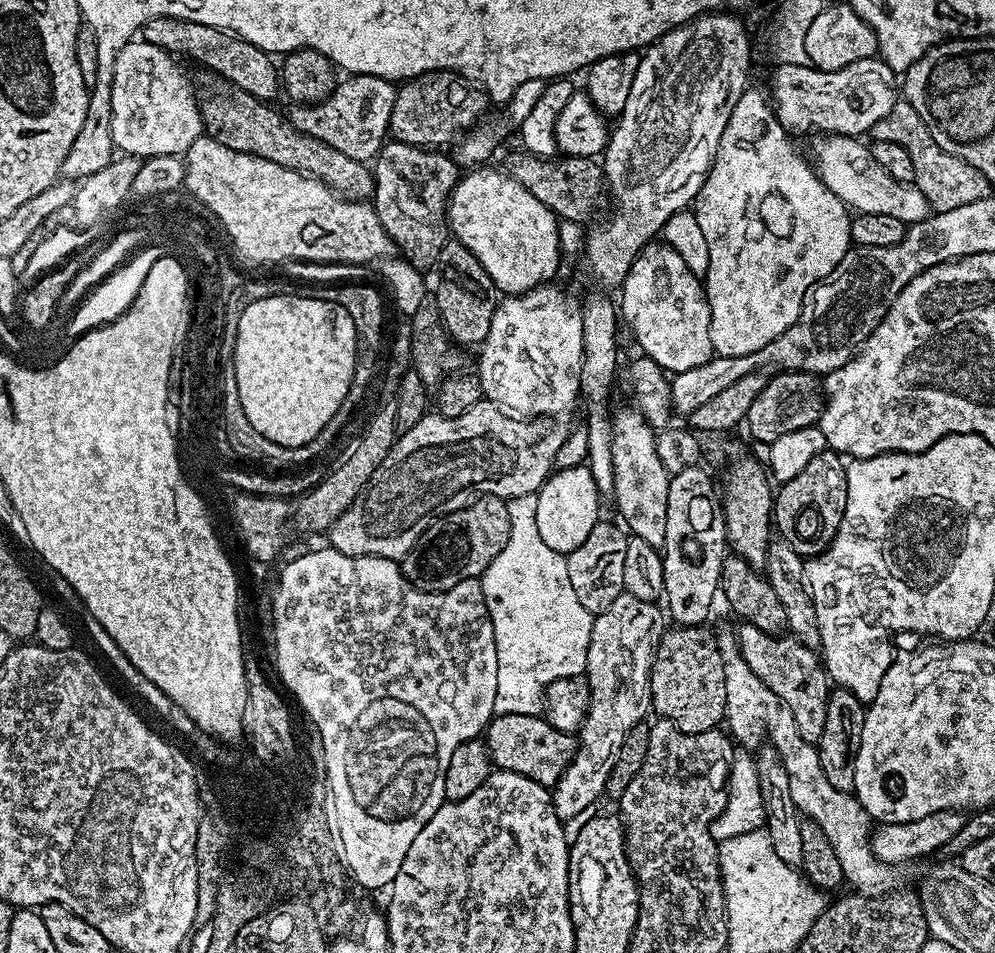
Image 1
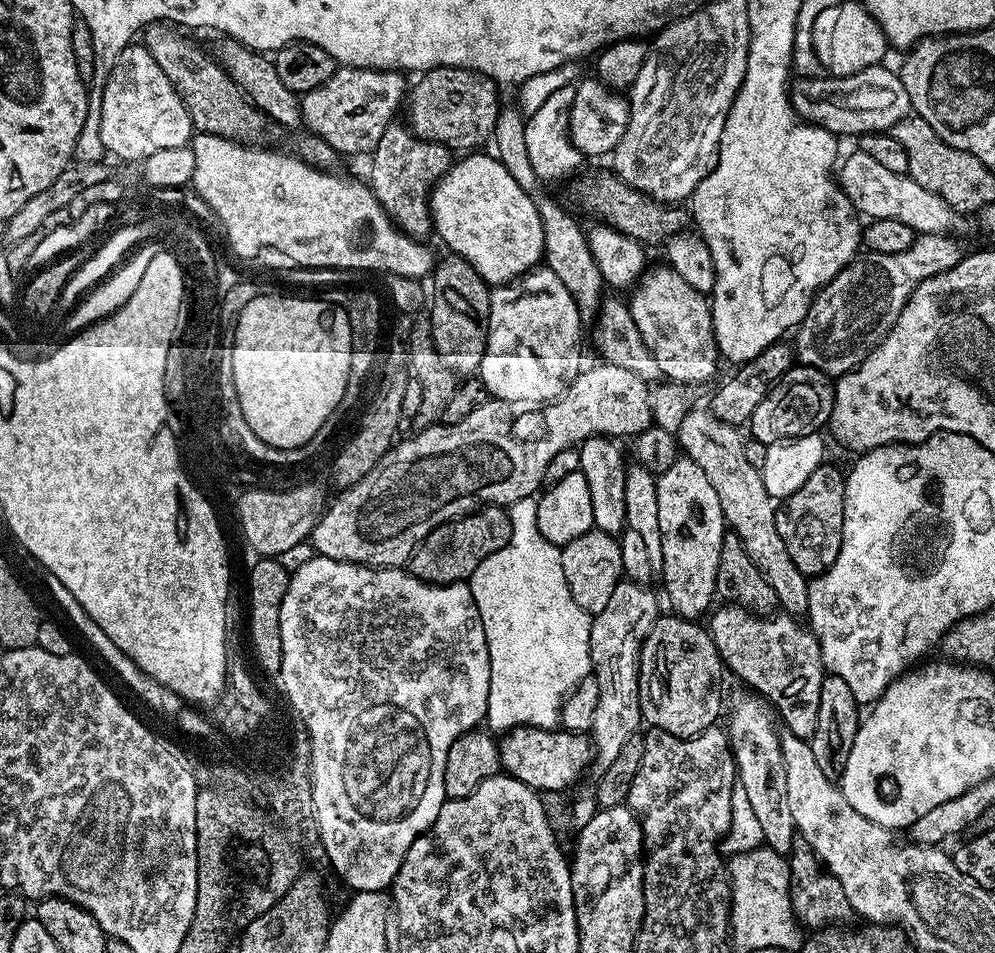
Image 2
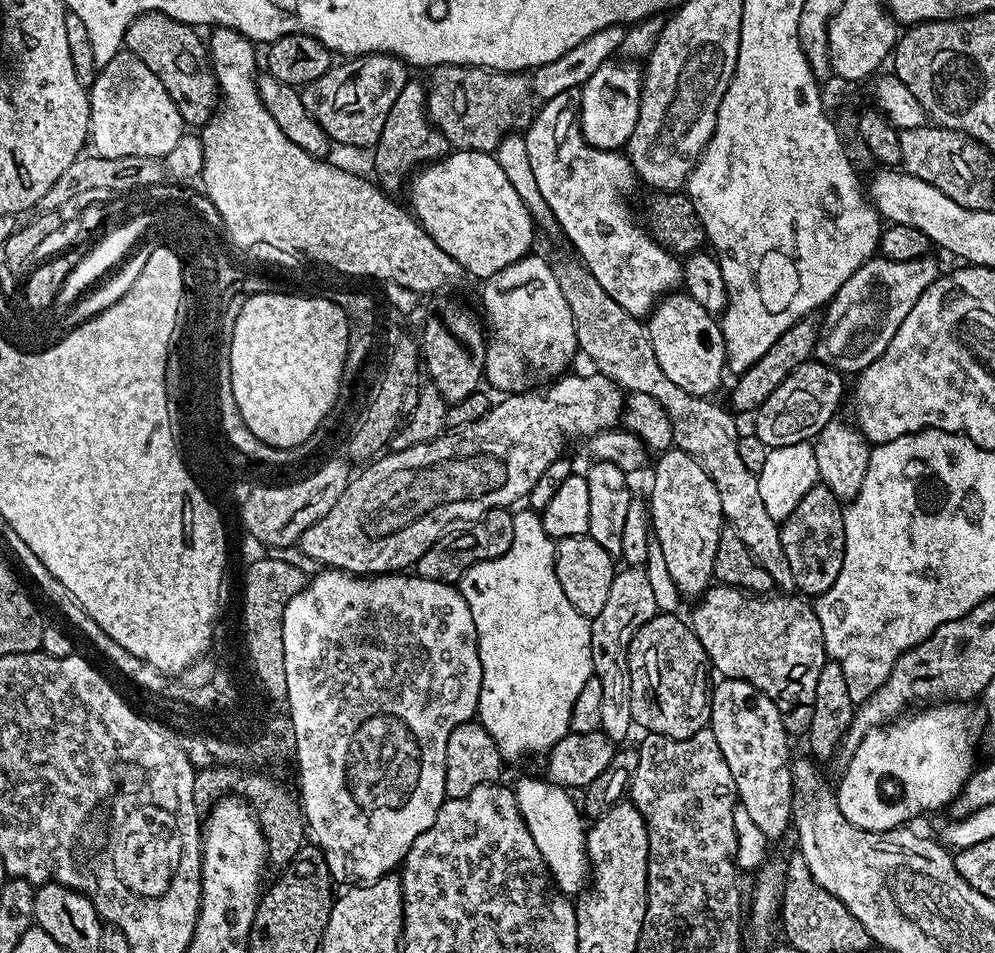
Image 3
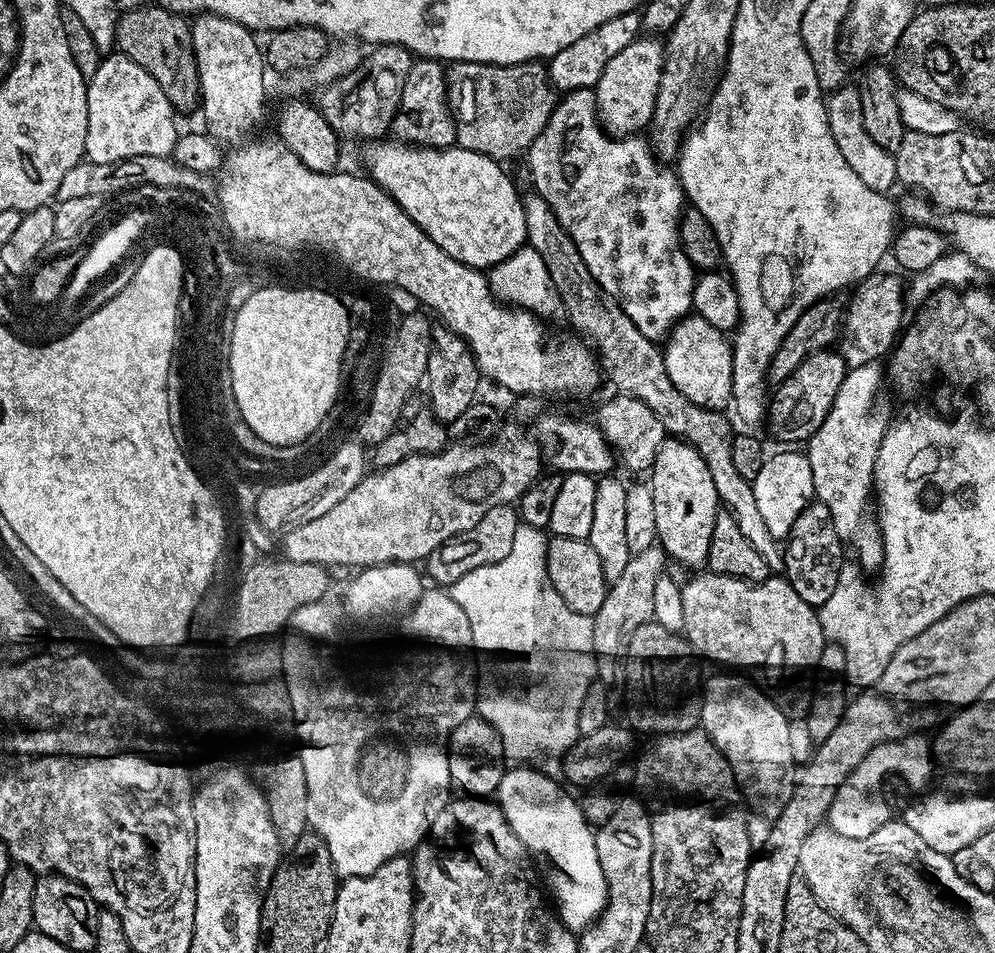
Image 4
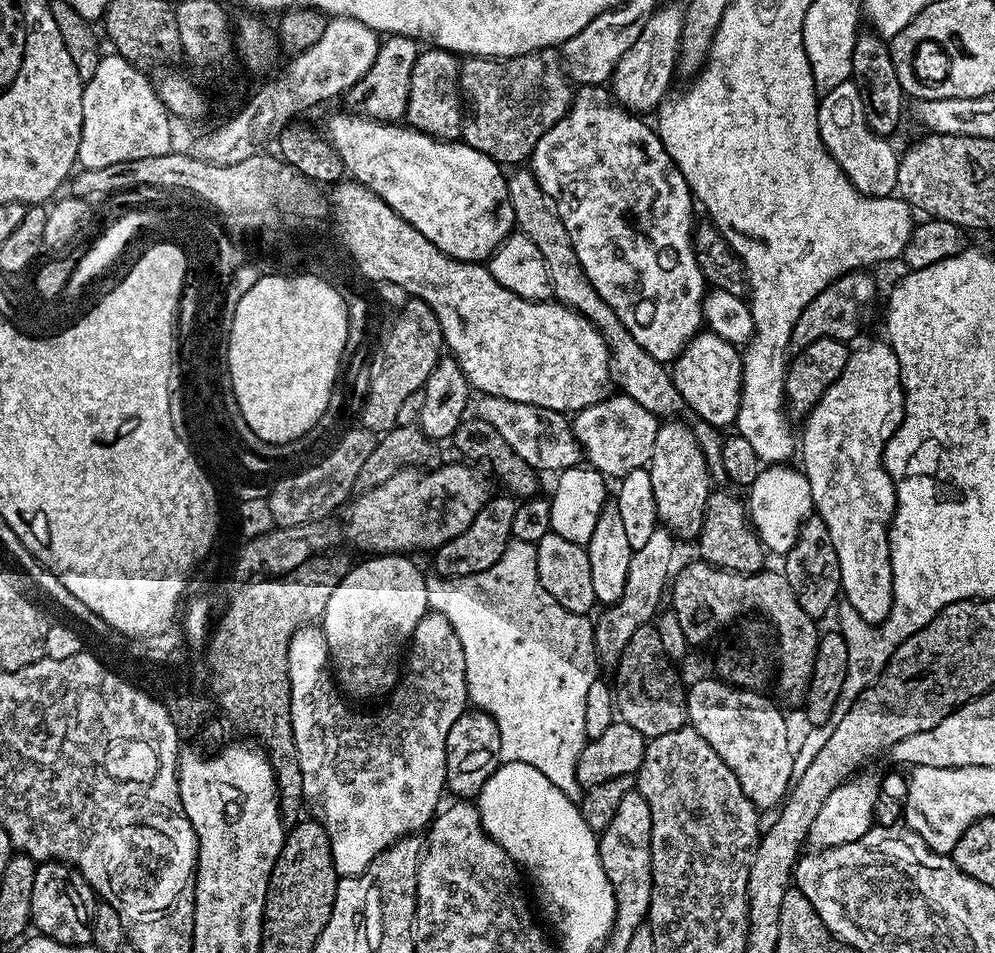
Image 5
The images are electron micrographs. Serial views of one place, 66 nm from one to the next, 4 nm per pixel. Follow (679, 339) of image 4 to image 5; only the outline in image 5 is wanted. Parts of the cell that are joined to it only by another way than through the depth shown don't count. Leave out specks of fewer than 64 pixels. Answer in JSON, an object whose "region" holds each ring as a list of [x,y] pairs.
{"region":[[[701,330],[680,351],[680,357],[674,362],[671,373],[681,401],[685,405],[688,403],[700,415],[701,421],[735,421],[740,405],[740,385],[746,380],[742,356],[737,345],[718,338],[718,334]]]}

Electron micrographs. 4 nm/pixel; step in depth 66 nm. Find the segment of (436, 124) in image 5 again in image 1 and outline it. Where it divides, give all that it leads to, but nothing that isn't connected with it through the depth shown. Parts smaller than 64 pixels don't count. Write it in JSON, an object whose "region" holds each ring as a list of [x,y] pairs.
{"region":[[[389,139],[380,148],[371,165],[373,189],[370,197],[378,218],[382,222],[382,230],[391,238],[395,251],[415,268],[428,270],[437,263],[439,254],[450,239],[448,227],[448,200],[459,182],[462,169],[451,155],[444,150],[419,148],[406,142]]]}

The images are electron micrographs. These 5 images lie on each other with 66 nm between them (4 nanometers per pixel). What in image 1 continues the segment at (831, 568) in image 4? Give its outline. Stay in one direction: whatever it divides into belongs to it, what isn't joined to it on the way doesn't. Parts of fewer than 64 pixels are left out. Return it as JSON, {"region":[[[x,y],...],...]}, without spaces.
{"region":[[[825,450],[814,454],[809,465],[797,477],[779,485],[780,490],[778,488],[774,496],[771,519],[779,539],[786,541],[799,556],[821,556],[832,545],[846,510],[847,473],[840,453]]]}

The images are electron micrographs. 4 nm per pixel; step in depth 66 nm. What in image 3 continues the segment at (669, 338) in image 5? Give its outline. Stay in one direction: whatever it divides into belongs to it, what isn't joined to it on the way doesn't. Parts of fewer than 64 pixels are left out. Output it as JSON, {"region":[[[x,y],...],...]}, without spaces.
{"region":[[[580,89],[566,90],[539,105],[532,125],[523,133],[531,169],[535,181],[553,216],[559,224],[559,231],[576,247],[575,255],[585,268],[598,278],[598,286],[622,306],[630,315],[644,318],[665,296],[675,293],[684,279],[681,261],[653,238],[643,223],[632,220],[624,205],[624,196],[636,192],[638,177],[623,151],[602,152],[592,148],[580,129]]]}

